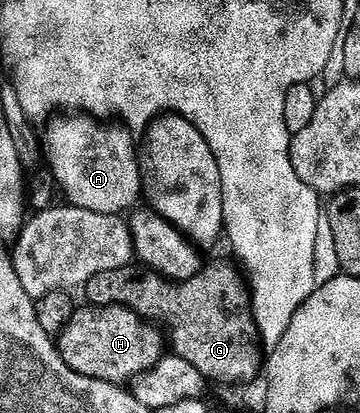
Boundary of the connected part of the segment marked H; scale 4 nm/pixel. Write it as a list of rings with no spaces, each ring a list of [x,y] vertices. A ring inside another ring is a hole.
[[[117,305],[83,308],[75,310],[68,325],[58,336],[60,357],[78,375],[123,386],[128,383],[124,381],[135,382],[164,360],[166,337],[155,324]]]

